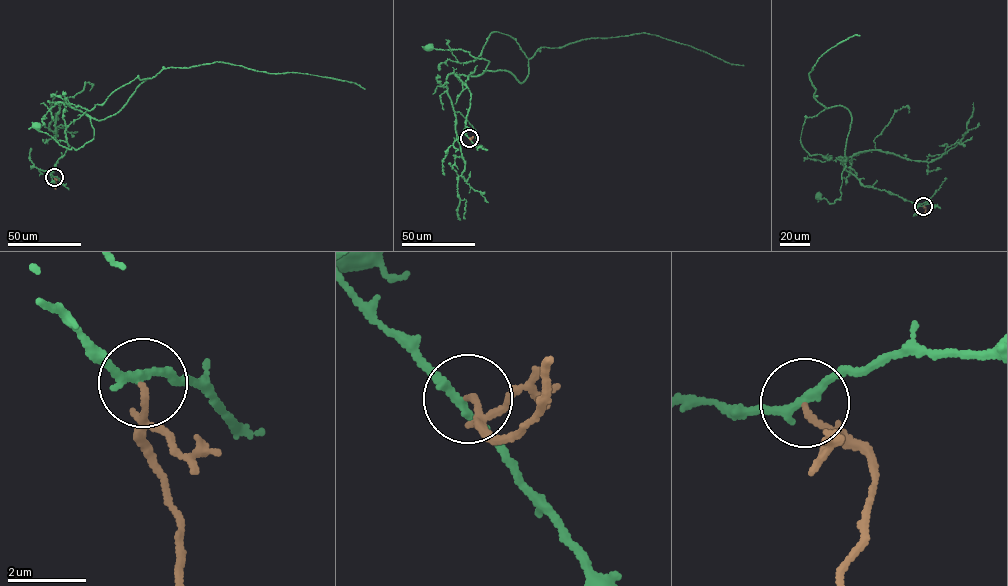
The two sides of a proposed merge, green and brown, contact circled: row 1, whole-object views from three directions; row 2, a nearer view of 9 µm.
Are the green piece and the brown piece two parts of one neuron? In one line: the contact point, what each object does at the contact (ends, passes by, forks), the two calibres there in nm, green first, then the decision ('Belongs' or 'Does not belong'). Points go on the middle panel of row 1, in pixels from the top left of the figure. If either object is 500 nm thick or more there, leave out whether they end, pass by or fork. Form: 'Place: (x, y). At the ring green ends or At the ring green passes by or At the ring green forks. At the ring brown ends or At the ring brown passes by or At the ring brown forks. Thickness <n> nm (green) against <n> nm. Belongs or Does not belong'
Place: (469, 138). At the ring green passes by. At the ring brown ends. Thickness 200 nm (green) against 150 nm. Does not belong

